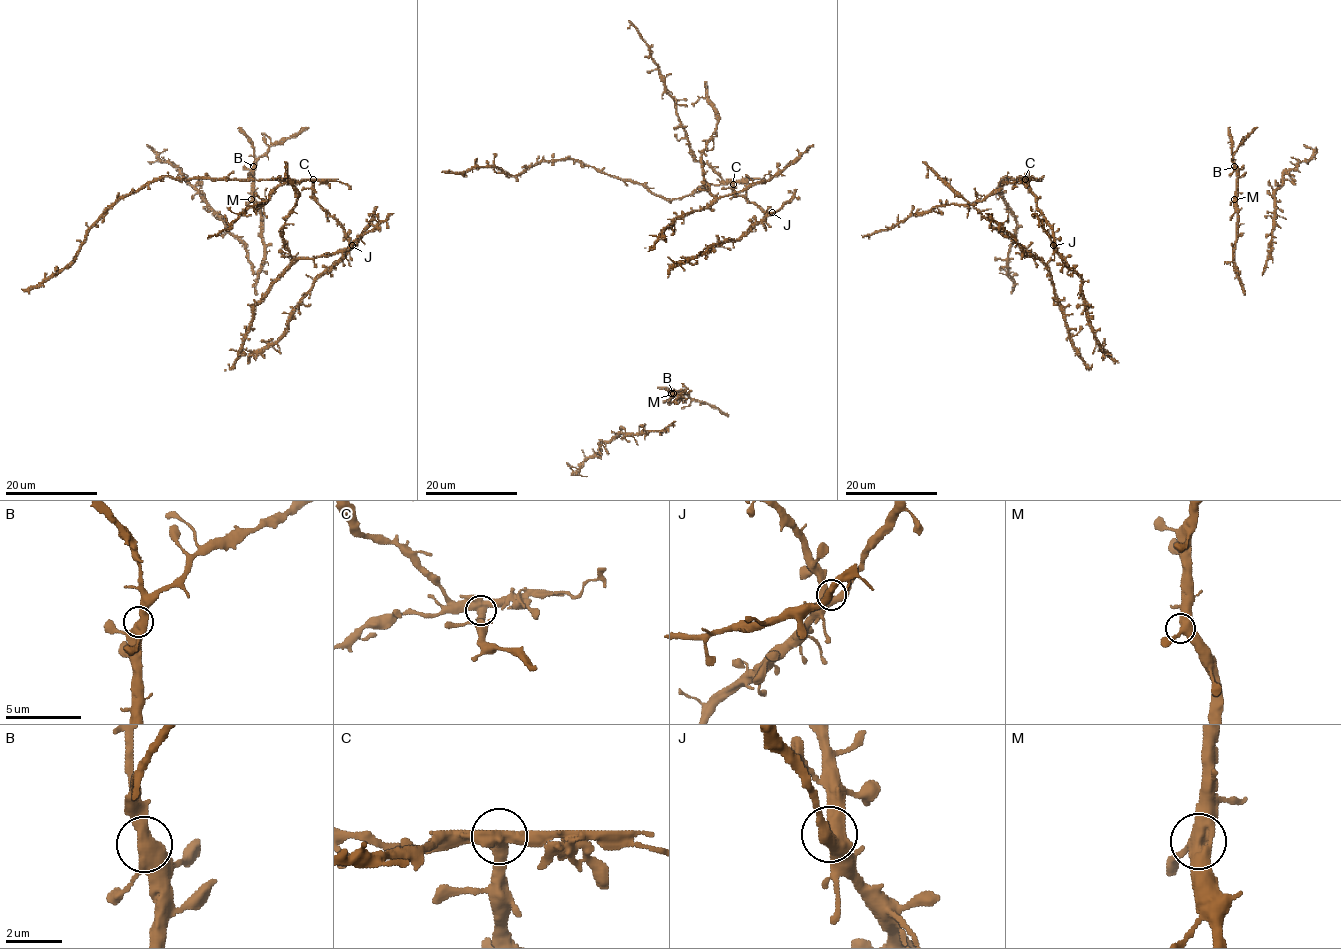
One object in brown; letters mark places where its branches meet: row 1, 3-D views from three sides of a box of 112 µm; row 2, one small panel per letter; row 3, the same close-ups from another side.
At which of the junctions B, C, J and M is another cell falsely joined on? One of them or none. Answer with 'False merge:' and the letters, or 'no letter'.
False merge: C

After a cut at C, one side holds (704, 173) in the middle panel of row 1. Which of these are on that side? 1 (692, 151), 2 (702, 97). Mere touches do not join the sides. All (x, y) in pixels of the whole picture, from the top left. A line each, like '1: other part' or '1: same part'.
1: other part
2: same part

